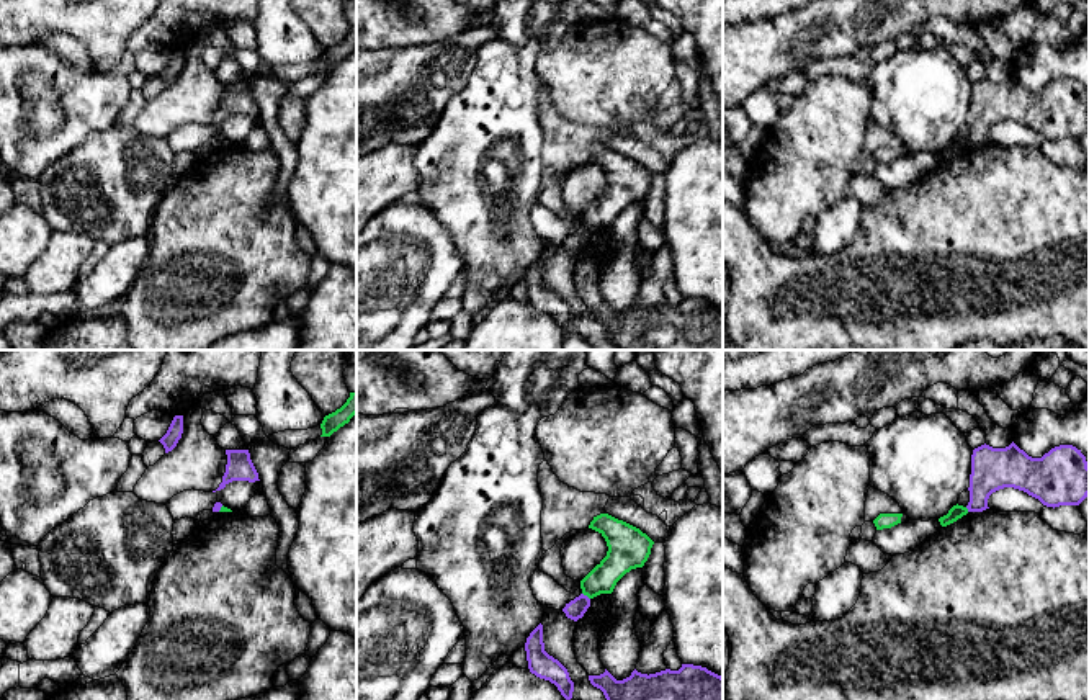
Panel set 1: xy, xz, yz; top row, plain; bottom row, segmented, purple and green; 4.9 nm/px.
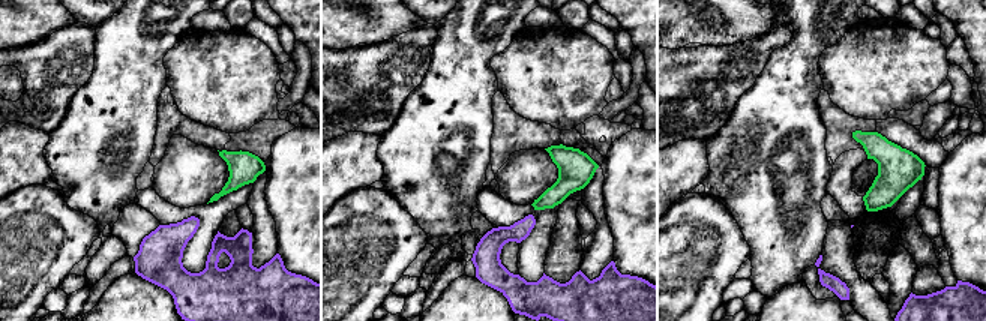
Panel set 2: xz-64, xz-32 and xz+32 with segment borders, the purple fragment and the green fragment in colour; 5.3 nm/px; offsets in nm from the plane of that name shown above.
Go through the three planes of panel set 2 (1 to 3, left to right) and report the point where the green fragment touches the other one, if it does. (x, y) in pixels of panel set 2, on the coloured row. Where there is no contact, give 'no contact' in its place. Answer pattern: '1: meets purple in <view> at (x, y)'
1: no contact
2: no contact
3: no contact

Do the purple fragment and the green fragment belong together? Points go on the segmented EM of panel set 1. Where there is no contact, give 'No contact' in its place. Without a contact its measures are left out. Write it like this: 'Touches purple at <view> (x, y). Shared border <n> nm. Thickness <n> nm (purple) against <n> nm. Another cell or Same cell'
Touches purple at xz (586, 596). Shared border 50 nm. Thickness 90 nm (purple) against 150 nm. Another cell

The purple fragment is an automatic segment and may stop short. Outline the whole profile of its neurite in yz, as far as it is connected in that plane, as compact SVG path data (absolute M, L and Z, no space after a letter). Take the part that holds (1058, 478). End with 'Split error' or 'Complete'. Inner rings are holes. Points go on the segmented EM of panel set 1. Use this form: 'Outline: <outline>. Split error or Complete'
Outline: M1014 442L1006 448L981 445L971 455L968 512L983 512L993 492L1014 487L1046 507L1079 505L1089 496L1089 466L1073 445L1032 458Z. Complete

